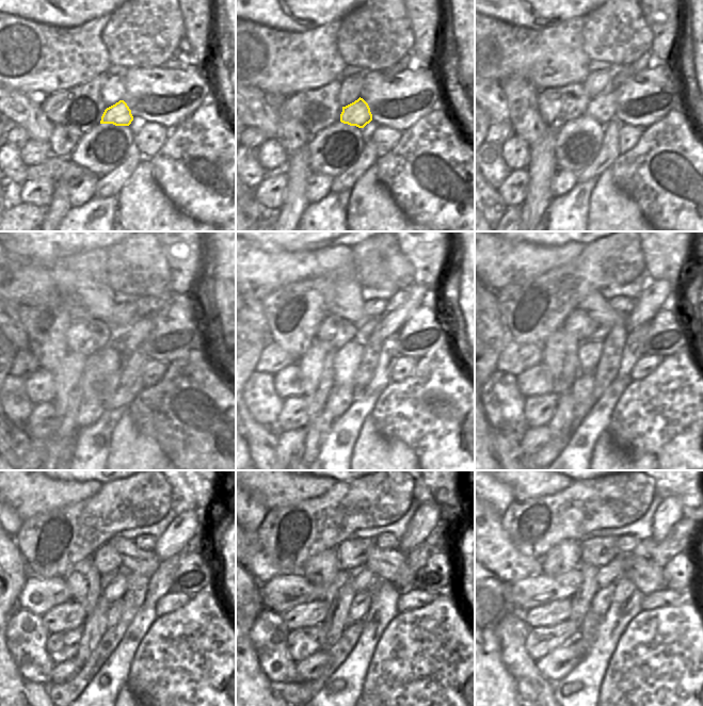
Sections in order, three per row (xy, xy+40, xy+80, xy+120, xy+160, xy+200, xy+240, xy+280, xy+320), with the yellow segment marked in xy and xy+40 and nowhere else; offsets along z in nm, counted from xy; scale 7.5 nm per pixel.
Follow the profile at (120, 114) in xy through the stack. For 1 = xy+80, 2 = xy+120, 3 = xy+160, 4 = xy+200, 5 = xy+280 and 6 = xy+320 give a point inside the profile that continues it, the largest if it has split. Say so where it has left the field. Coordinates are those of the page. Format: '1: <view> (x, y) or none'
1: xy+80 (602, 108)
2: xy+120 (127, 340)
3: xy+160 (418, 294)
4: xy+200 (656, 295)
5: xy+280 (427, 516)
6: xy+320 (669, 512)

